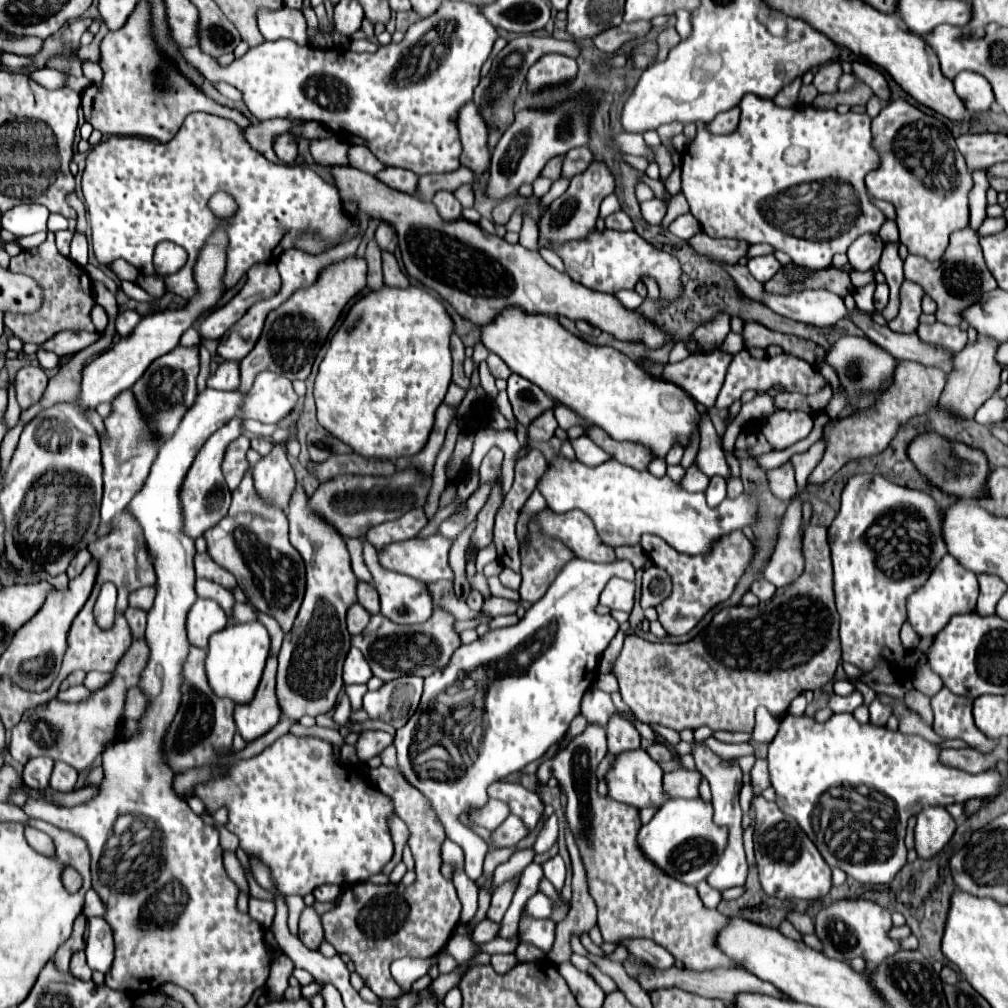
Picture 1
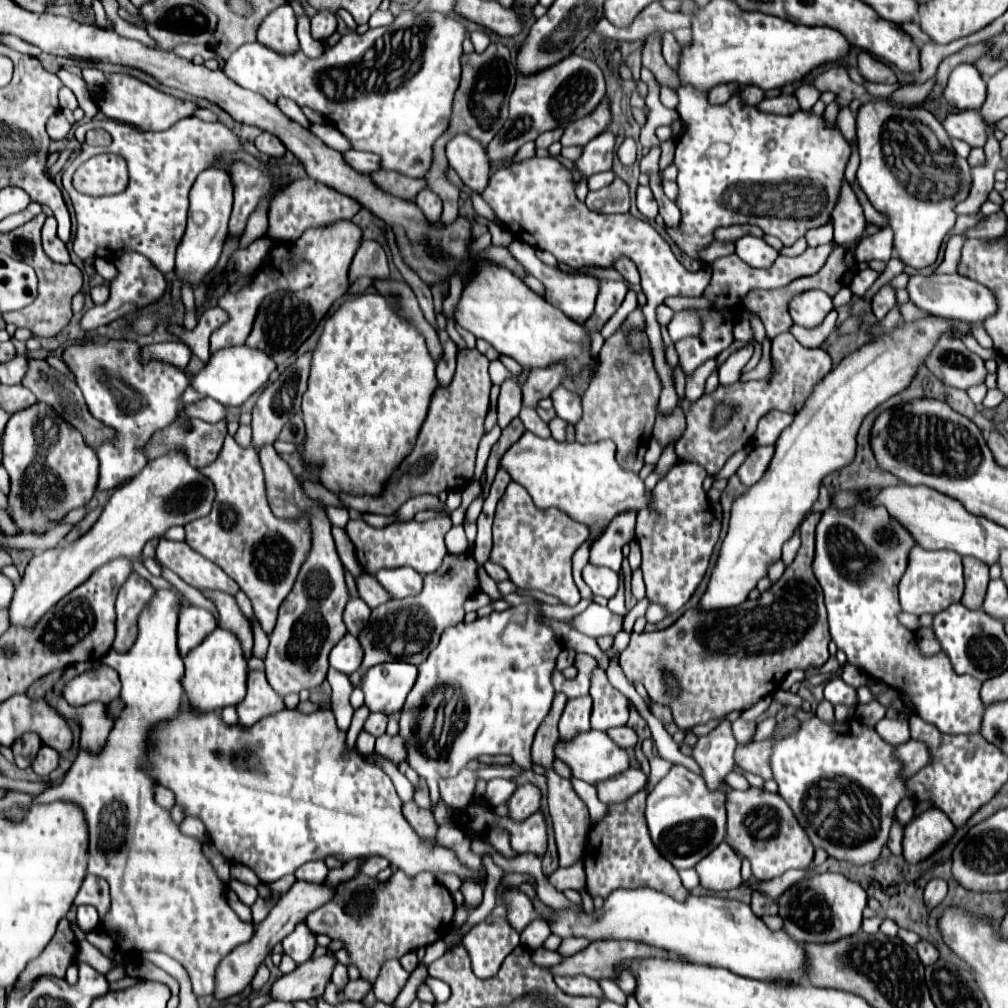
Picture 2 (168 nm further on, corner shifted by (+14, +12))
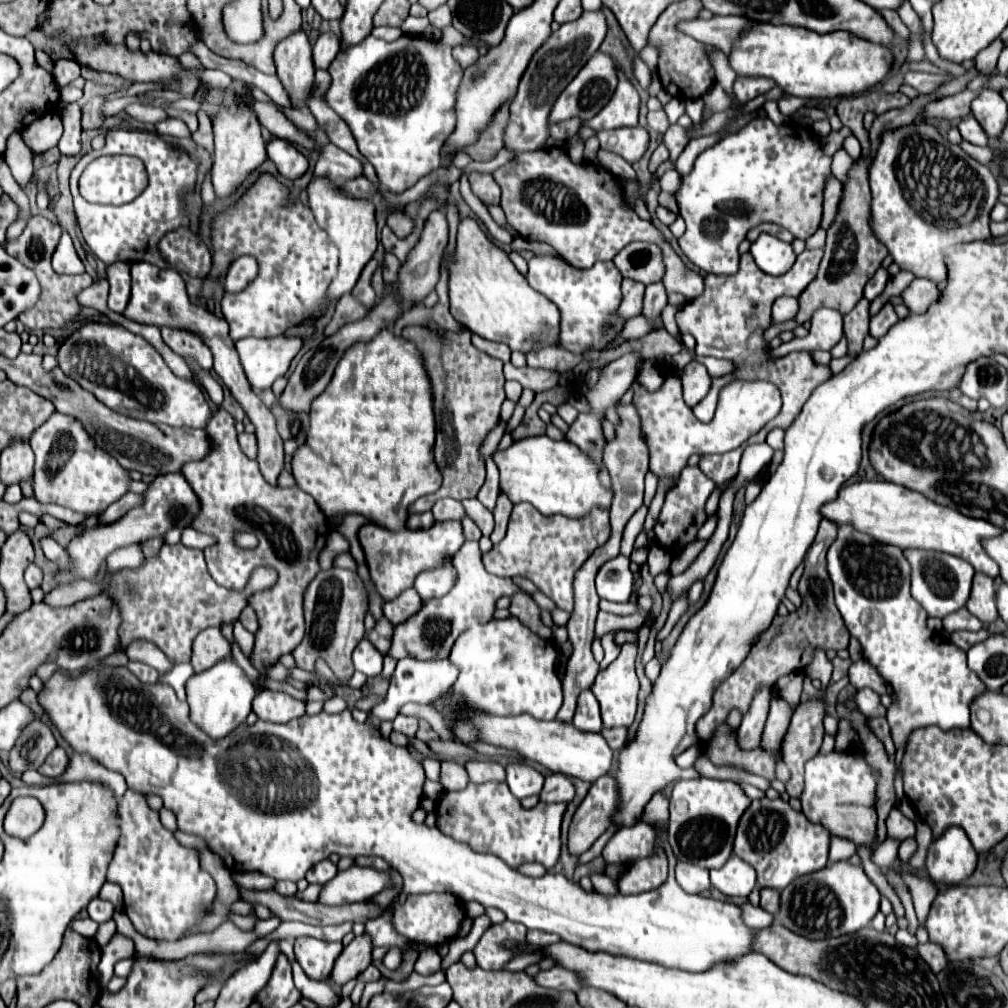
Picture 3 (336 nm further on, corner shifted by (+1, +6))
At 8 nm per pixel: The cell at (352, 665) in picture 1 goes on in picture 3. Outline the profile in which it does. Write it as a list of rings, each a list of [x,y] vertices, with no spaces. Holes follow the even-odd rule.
[[[366,638],[356,646],[352,654],[352,662],[354,662],[354,668],[366,674],[368,678],[378,676],[382,672],[382,654]]]

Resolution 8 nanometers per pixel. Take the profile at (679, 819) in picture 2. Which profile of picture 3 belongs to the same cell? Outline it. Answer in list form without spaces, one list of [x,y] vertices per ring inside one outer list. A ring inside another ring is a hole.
[[[698,778],[678,780],[670,796],[668,844],[680,862],[692,862],[700,868],[720,868],[732,854],[734,832],[740,816],[750,806],[750,798],[736,782]]]

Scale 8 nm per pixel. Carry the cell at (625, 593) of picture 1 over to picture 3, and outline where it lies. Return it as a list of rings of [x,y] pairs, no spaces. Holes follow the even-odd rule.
[[[616,556],[608,560],[596,576],[596,590],[600,598],[606,598],[610,602],[628,602],[630,592],[632,592],[632,582],[634,576],[628,568],[628,558],[626,556]]]

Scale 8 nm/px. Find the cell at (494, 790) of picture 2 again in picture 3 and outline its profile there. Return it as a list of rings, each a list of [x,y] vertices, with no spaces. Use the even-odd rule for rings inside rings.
[[[510,764],[510,766],[506,766],[506,774],[508,774],[508,778],[506,778],[508,788],[518,800],[522,800],[526,796],[534,796],[542,790],[544,776],[530,766]]]

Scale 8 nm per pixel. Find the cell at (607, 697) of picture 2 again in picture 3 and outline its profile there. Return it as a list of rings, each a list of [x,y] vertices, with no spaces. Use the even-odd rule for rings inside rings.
[[[634,644],[622,646],[620,656],[606,668],[600,670],[594,684],[592,684],[592,694],[600,702],[602,708],[602,722],[604,728],[616,728],[616,726],[630,726],[636,718],[638,710],[638,676],[636,676],[636,656],[638,648]]]

